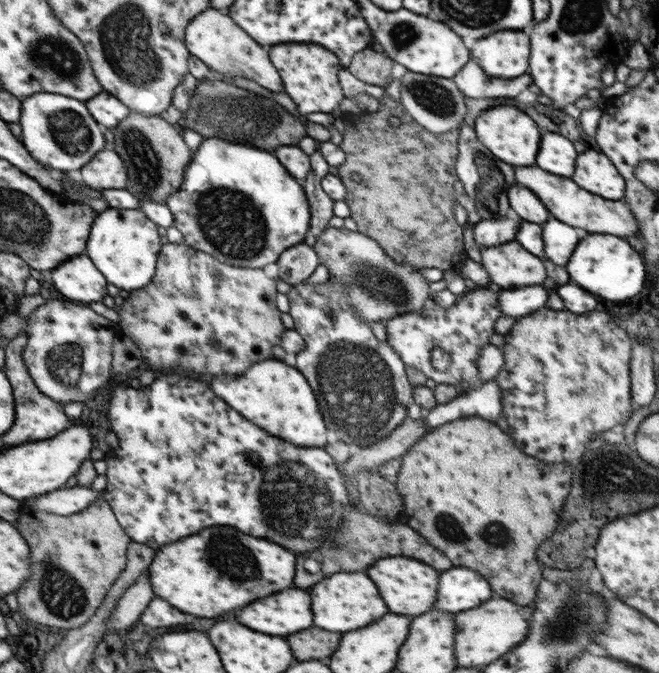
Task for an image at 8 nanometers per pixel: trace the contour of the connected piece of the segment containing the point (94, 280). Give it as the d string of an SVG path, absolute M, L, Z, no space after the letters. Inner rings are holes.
M84 254L78 258L70 258L46 274L52 285L74 302L100 302L106 294L106 280L94 268L92 260Z

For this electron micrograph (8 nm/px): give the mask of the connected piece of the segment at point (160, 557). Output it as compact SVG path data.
M210 526L157 548L147 570L156 597L164 598L186 614L212 618L240 608L240 604L250 604L252 600L290 588L294 584L294 566L294 554L270 540L242 534L230 526Z

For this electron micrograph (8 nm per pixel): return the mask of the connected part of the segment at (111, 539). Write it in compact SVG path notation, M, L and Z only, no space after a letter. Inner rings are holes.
M104 496L98 497L98 500L90 503L81 512L68 516L27 509L13 522L13 525L29 542L29 548L33 552L30 578L16 592L18 610L34 622L40 622L44 626L54 626L60 630L77 629L93 620L97 610L104 604L106 594L109 594L110 584L114 584L120 572L124 570L126 548L132 542L129 533L124 528L120 528L120 524L116 522L109 502Z

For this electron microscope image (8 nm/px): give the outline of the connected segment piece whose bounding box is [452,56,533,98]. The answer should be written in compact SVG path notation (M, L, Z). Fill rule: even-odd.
M472 56L452 80L468 98L514 98L533 84L529 73L512 80L490 78Z

